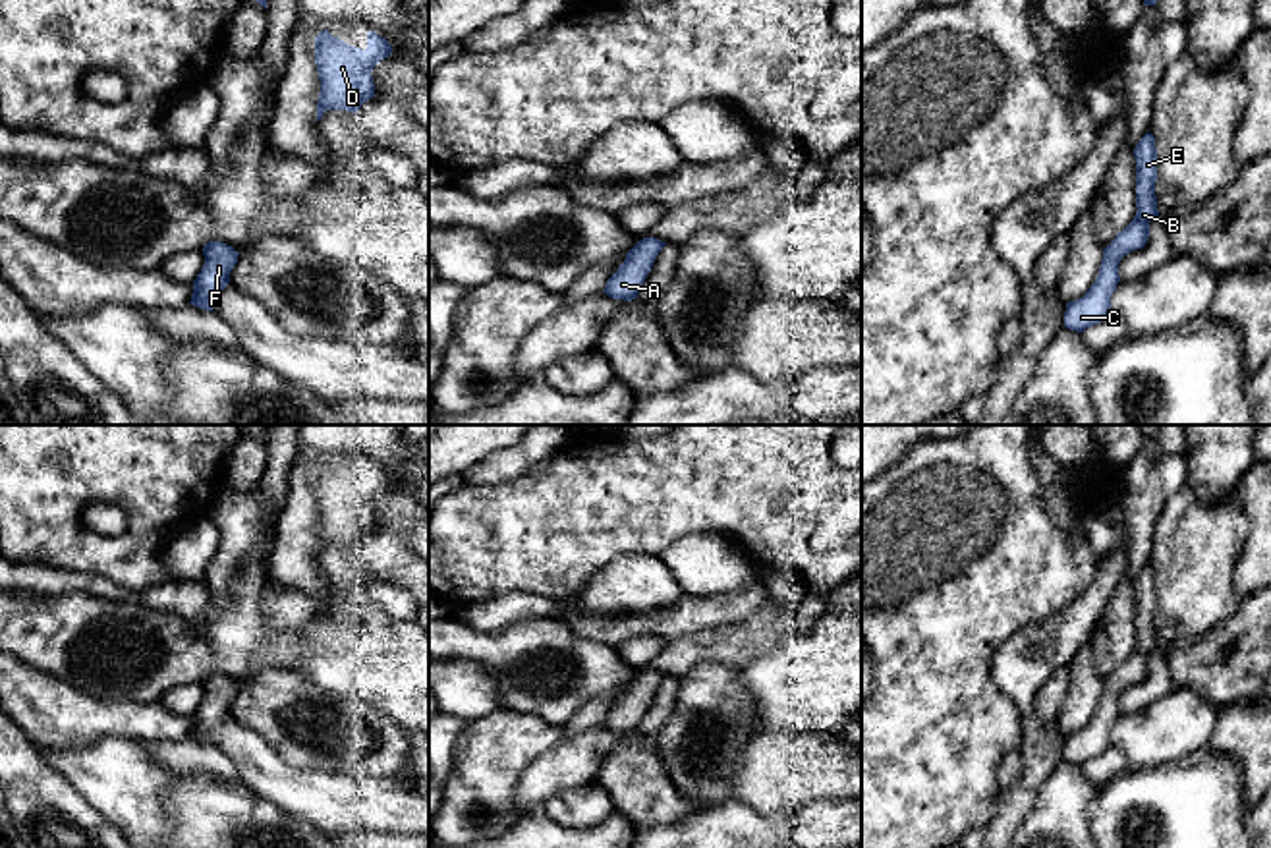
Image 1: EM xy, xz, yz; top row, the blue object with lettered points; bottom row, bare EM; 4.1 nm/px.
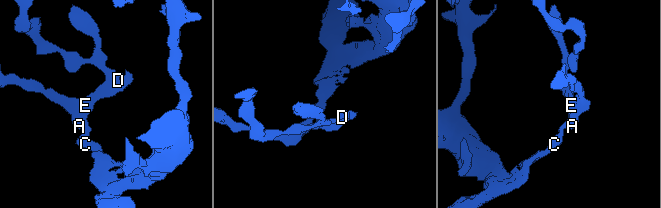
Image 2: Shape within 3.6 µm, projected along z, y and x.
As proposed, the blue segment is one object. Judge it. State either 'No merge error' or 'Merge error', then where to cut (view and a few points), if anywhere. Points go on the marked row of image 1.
No merge error. No split

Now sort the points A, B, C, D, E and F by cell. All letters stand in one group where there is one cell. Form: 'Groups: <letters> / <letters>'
Groups: A B C D E F

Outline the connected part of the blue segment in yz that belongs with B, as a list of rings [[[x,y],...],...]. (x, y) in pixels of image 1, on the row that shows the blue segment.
[[[1145,133],[1134,149],[1136,158],[1136,216],[1116,234],[1103,249],[1099,274],[1084,297],[1068,301],[1064,326],[1076,332],[1101,323],[1111,315],[1111,296],[1120,282],[1118,263],[1134,249],[1142,249],[1149,238],[1149,222],[1159,216],[1155,182],[1157,182],[1157,149],[1153,133]]]

